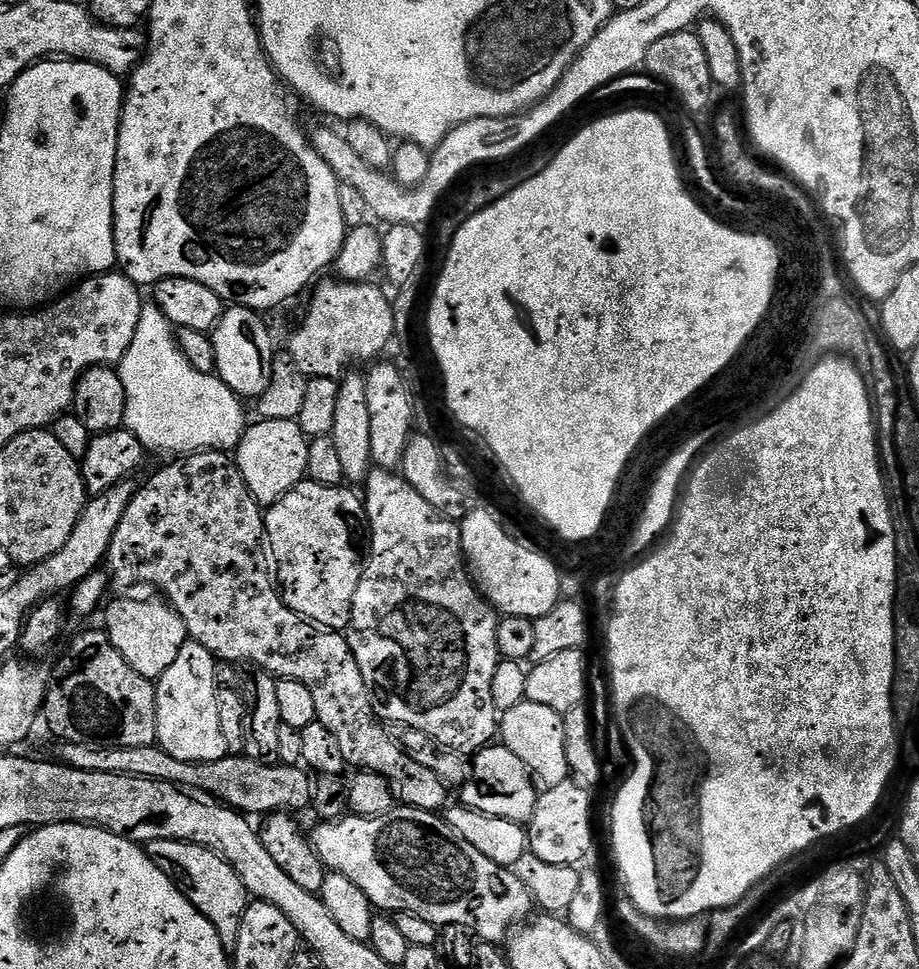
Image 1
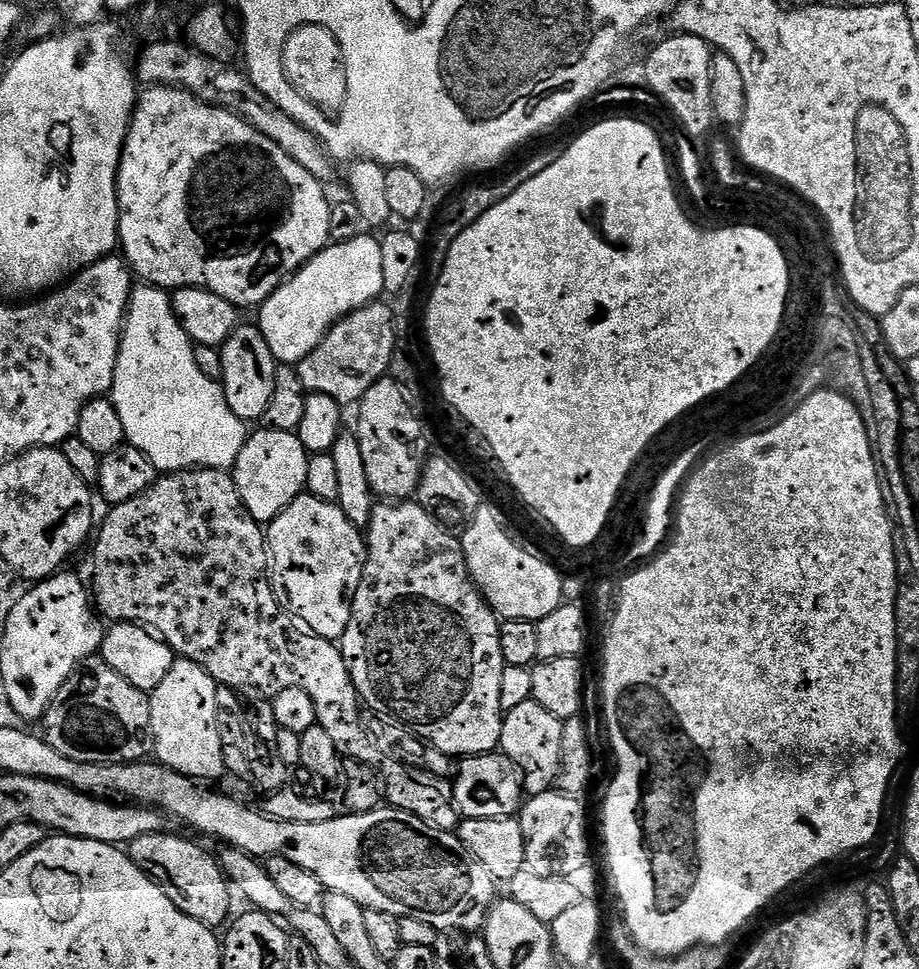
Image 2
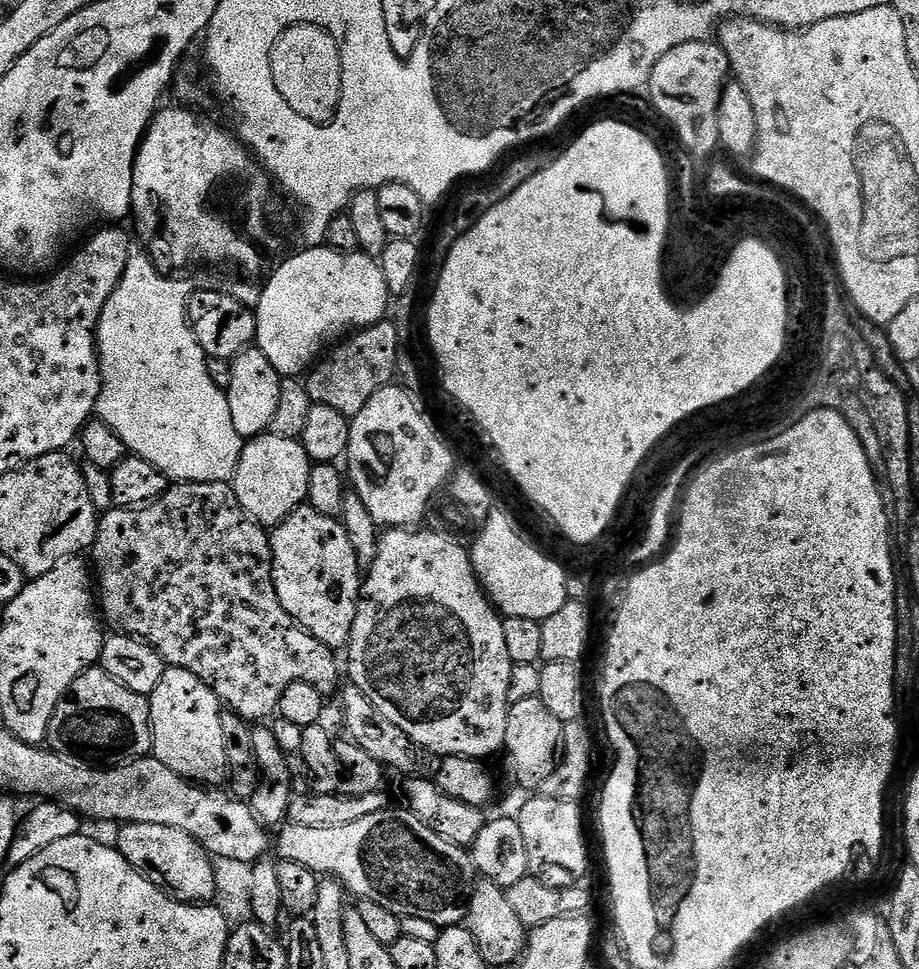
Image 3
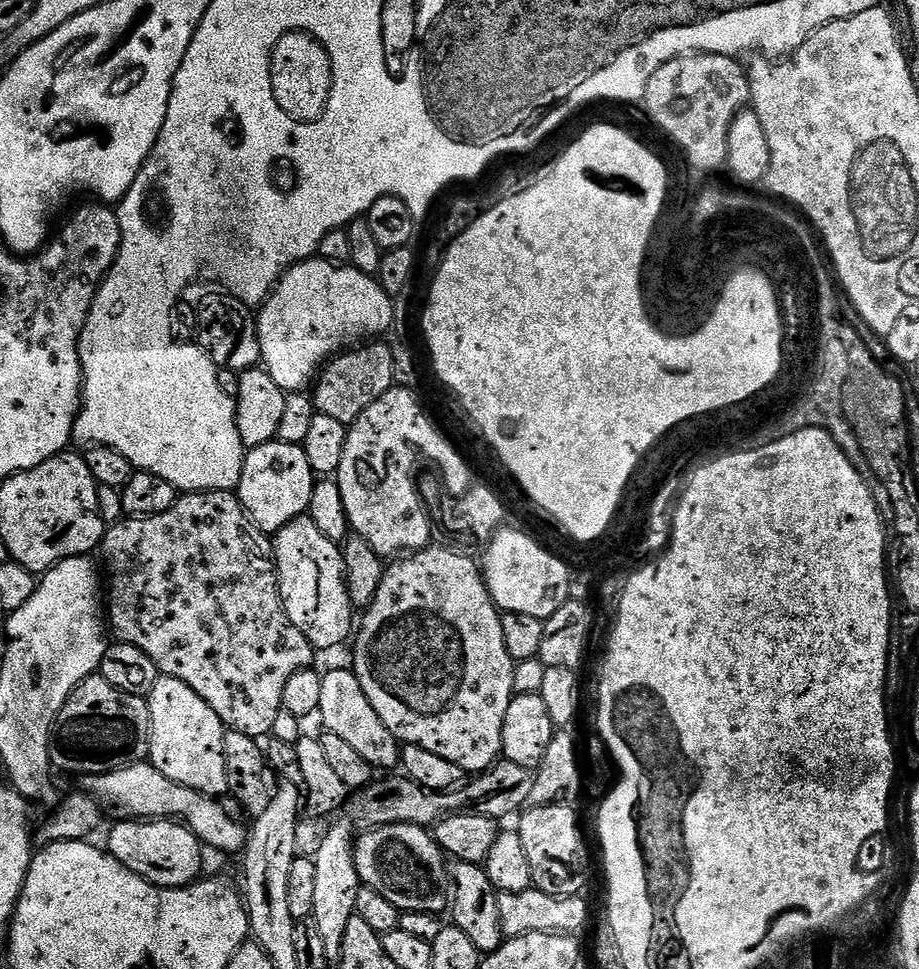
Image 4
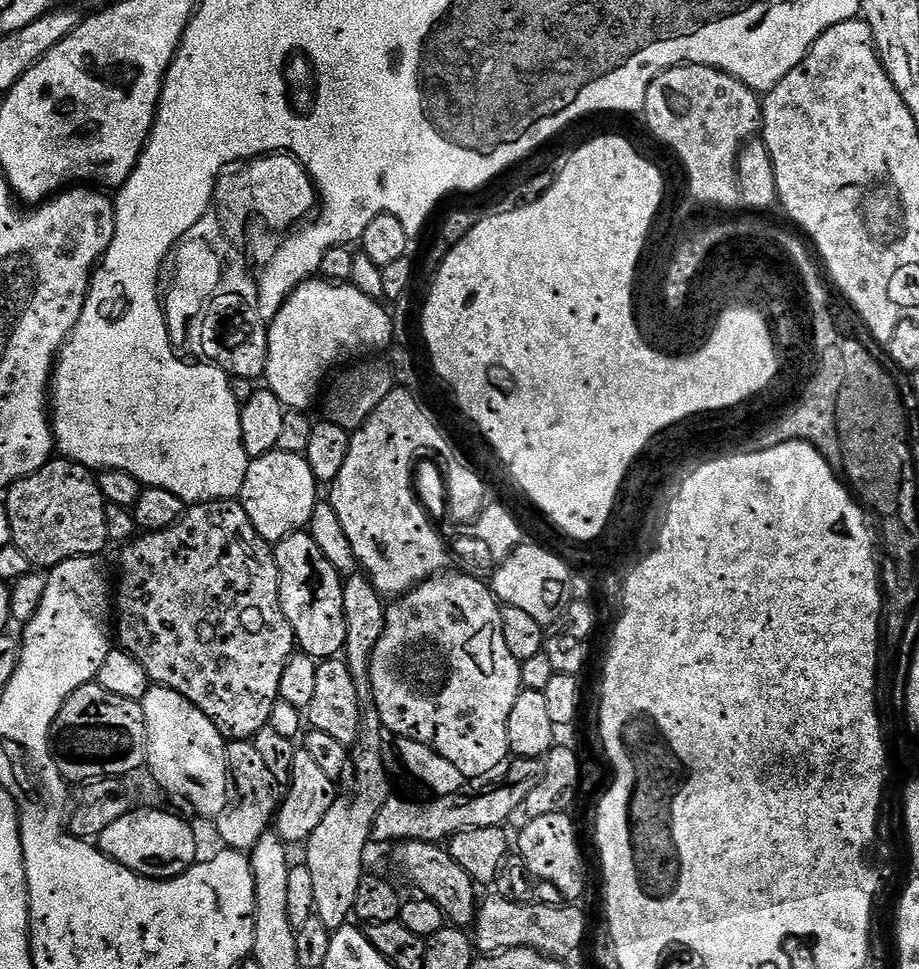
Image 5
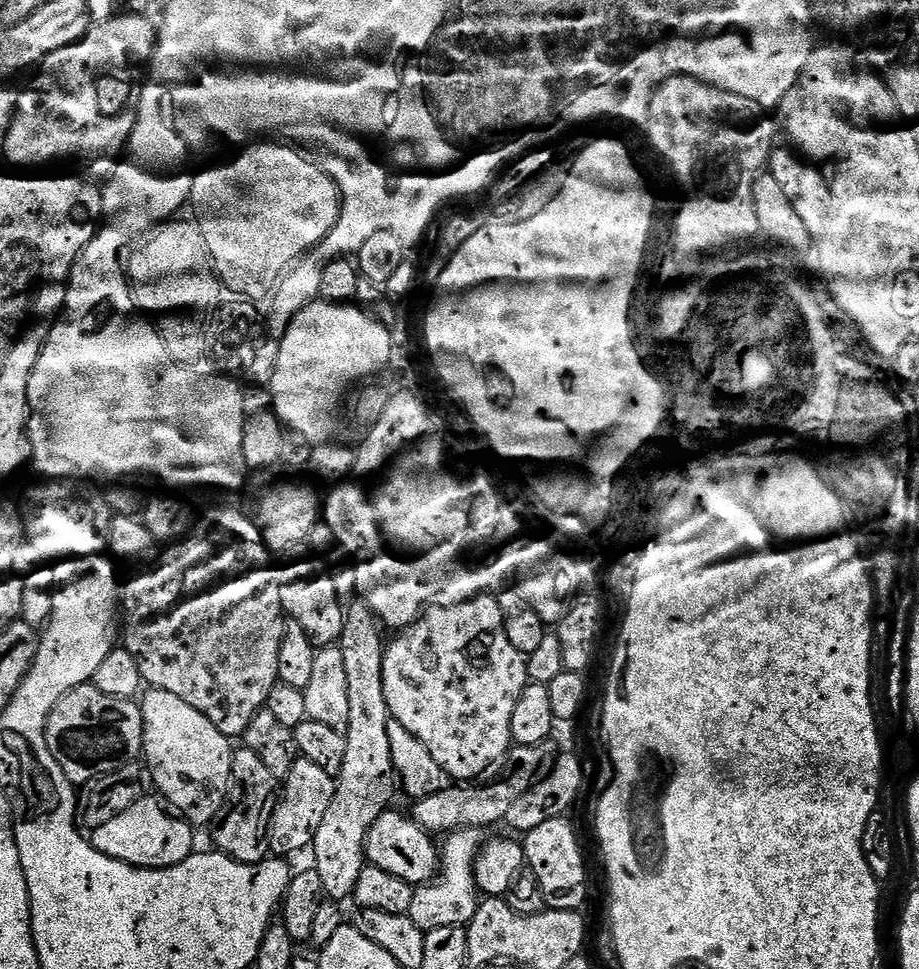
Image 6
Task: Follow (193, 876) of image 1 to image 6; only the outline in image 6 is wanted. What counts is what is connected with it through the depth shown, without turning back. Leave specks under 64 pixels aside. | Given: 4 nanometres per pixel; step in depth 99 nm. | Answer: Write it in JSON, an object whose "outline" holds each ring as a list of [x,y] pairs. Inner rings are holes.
{"outline":[[[141,798],[130,810],[122,810],[110,822],[91,829],[92,845],[102,854],[135,868],[173,868],[178,862],[186,862],[192,856],[193,825],[173,814],[163,803],[148,799]]]}

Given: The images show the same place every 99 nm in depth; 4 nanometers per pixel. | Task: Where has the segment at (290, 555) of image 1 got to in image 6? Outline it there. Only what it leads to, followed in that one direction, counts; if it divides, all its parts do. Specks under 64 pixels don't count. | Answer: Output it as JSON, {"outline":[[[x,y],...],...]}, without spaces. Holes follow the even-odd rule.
{"outline":[[[296,560],[286,568],[286,579],[281,583],[282,606],[287,619],[298,625],[317,649],[331,648],[344,629],[345,609],[340,609],[340,596],[328,568],[320,560]]]}

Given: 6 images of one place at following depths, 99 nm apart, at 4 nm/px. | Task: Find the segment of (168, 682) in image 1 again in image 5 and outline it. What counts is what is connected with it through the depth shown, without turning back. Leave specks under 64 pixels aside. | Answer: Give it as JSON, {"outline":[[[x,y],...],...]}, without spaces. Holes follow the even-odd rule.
{"outline":[[[159,686],[149,687],[142,701],[144,705],[144,717],[146,718],[146,734],[148,735],[148,754],[146,757],[147,771],[152,771],[156,784],[164,792],[185,800],[192,808],[197,808],[201,817],[215,818],[226,810],[230,795],[230,777],[228,774],[227,748],[224,735],[220,733],[216,723],[198,706],[194,706],[182,694],[178,694],[169,688]]]}

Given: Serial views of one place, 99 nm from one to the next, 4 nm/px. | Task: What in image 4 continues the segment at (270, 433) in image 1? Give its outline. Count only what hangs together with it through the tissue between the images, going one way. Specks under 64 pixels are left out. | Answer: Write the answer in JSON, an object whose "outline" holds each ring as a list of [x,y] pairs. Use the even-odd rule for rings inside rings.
{"outline":[[[274,439],[269,444],[247,449],[238,495],[250,519],[264,532],[275,534],[282,526],[307,513],[317,479],[301,445]]]}

